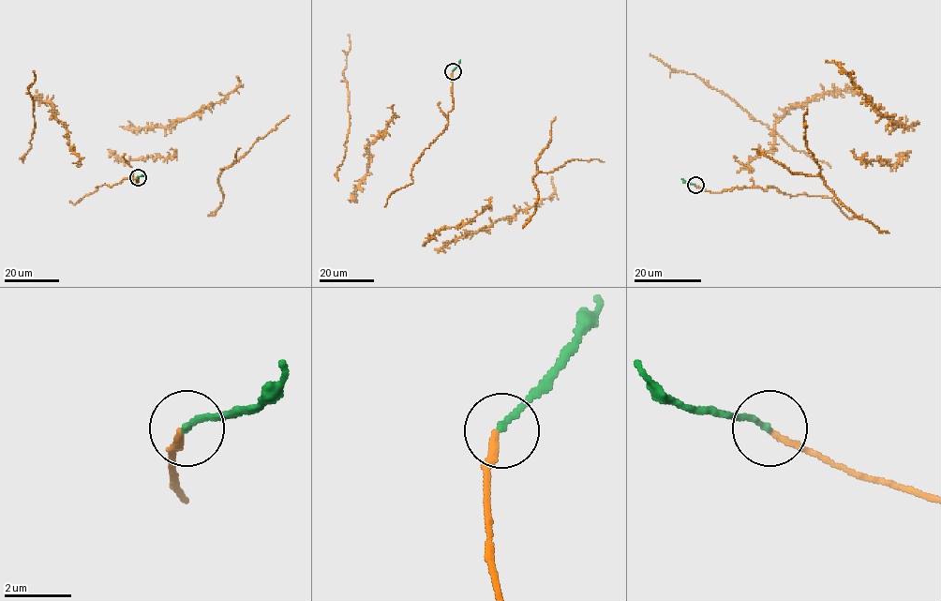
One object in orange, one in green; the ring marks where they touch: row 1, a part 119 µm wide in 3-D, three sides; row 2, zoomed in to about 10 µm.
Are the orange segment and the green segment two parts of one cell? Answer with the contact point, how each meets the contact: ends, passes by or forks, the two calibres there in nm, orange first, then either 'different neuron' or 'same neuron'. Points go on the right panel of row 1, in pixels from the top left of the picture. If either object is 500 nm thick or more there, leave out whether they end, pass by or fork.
(695, 185) | orange ends | green ends | 180/190 nm | same neuron

